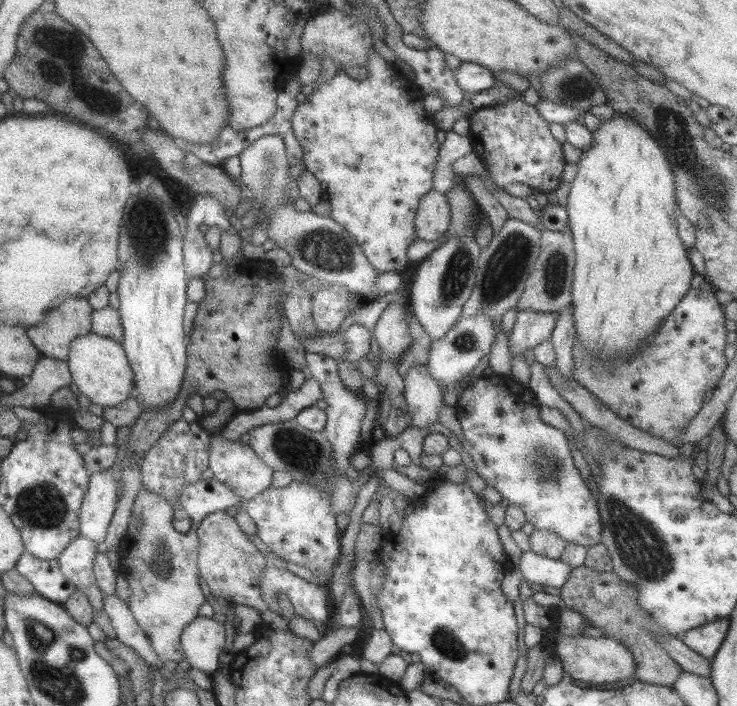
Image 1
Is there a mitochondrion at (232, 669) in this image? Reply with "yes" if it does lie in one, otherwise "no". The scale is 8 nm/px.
no

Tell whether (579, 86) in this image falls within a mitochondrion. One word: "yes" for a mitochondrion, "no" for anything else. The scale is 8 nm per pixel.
yes

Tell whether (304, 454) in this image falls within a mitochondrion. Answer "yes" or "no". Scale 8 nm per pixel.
yes

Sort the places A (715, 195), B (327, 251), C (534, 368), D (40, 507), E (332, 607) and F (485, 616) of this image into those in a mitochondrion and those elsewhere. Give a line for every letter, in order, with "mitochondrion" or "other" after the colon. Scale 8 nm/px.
A: mitochondrion
B: mitochondrion
C: other
D: mitochondrion
E: other
F: other

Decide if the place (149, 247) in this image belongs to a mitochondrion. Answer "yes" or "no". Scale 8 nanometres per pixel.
yes

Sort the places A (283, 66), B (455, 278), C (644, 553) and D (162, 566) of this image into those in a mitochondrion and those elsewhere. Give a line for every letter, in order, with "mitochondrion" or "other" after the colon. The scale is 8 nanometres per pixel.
A: other
B: mitochondrion
C: mitochondrion
D: mitochondrion

